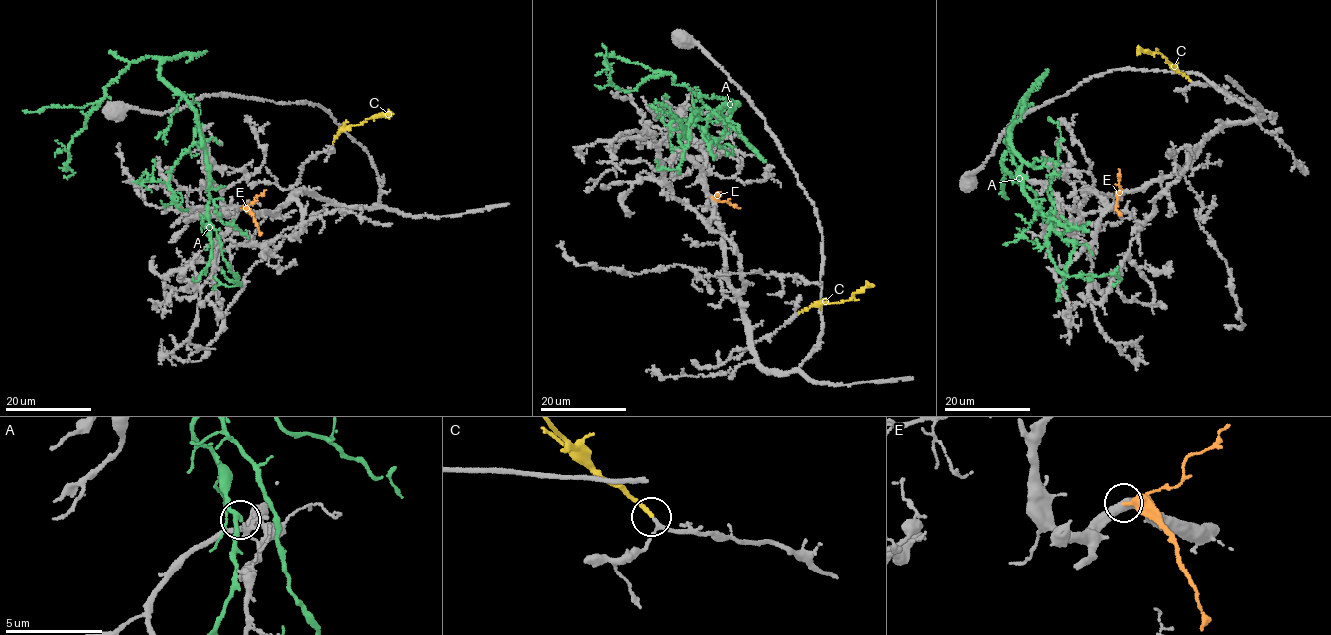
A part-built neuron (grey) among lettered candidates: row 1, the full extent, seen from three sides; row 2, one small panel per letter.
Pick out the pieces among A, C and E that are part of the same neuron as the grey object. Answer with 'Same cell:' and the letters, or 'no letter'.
Same cell: C

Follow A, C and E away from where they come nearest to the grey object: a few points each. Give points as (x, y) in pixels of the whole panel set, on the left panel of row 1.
A: (213, 242), (196, 112), (155, 58), (104, 87), (59, 167)
C: (332, 144), (339, 131), (384, 112), (387, 118)
E: (242, 207), (254, 217), (259, 236)

